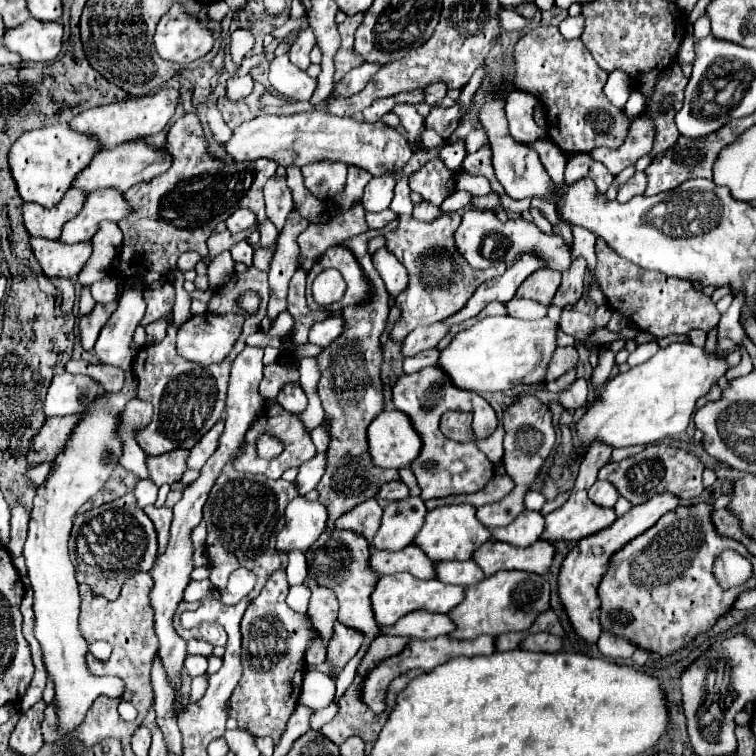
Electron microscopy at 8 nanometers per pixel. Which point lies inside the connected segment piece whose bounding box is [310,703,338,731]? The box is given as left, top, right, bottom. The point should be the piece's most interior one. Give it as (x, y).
(323, 716)

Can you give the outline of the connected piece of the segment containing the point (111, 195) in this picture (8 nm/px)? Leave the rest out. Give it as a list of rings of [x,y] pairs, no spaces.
[[[110,189],[94,191],[86,197],[82,211],[74,219],[64,223],[60,241],[62,243],[90,241],[100,221],[106,221],[106,219],[120,221],[122,217],[126,217],[126,213],[130,213],[130,209],[126,207],[126,201],[122,199],[120,191],[110,191]]]

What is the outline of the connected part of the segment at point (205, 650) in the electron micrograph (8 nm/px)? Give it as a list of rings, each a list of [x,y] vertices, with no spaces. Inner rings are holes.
[[[190,639],[188,641],[188,653],[192,655],[212,655],[212,645],[206,641],[198,641],[198,639]]]

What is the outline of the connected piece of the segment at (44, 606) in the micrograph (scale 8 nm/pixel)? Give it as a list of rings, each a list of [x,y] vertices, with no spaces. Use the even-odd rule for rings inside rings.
[[[133,371],[125,372],[125,383],[120,392],[106,392],[96,397],[80,397],[84,405],[82,417],[72,429],[62,453],[52,461],[52,469],[46,481],[36,489],[34,505],[28,521],[28,539],[24,543],[24,559],[28,567],[28,579],[34,589],[34,613],[36,627],[34,635],[42,645],[44,663],[48,673],[54,679],[56,689],[56,705],[58,705],[58,723],[60,733],[68,735],[74,731],[92,701],[98,695],[118,697],[124,695],[124,681],[118,677],[94,677],[86,667],[88,643],[82,639],[78,631],[78,613],[80,613],[80,597],[78,583],[74,579],[74,565],[68,557],[68,537],[72,529],[72,519],[78,509],[94,497],[104,483],[110,479],[110,473],[116,469],[118,459],[122,455],[120,441],[120,417],[129,400],[136,397],[138,380]]]

